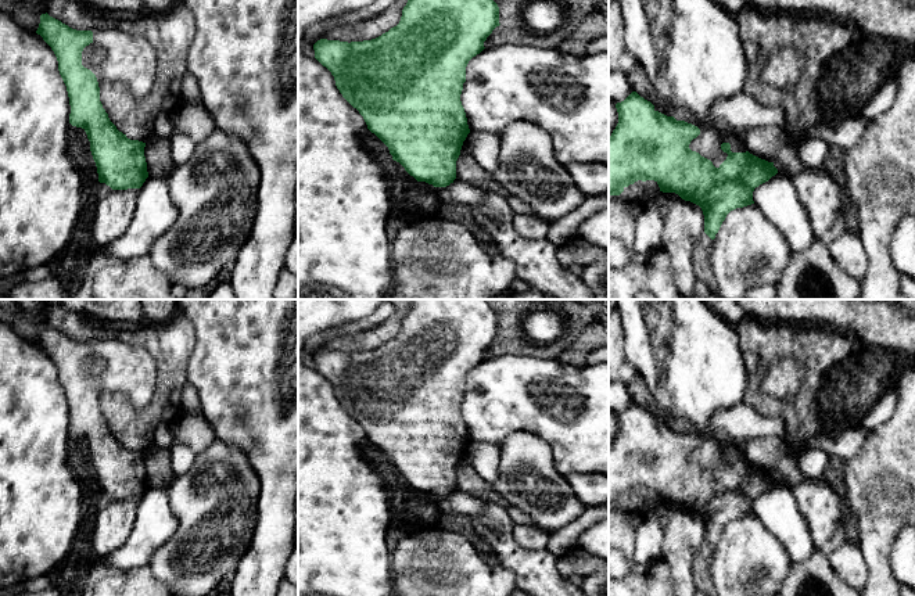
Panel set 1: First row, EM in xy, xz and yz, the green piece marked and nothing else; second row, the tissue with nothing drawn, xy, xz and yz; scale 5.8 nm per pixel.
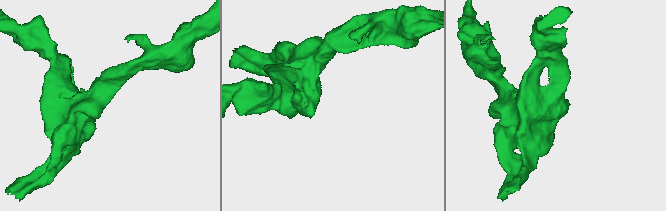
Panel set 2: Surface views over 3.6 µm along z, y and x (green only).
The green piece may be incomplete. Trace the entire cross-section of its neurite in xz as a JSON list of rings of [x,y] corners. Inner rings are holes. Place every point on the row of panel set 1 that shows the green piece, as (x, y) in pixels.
[[[408,0],[399,24],[381,36],[351,43],[320,39],[313,50],[315,58],[334,76],[342,97],[388,147],[392,159],[417,182],[446,187],[456,179],[456,161],[470,133],[460,101],[466,67],[485,49],[484,42],[499,25],[499,7],[494,0]]]

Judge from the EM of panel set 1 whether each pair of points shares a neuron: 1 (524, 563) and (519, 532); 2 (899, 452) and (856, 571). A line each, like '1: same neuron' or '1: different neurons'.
1: different neurons
2: different neurons

